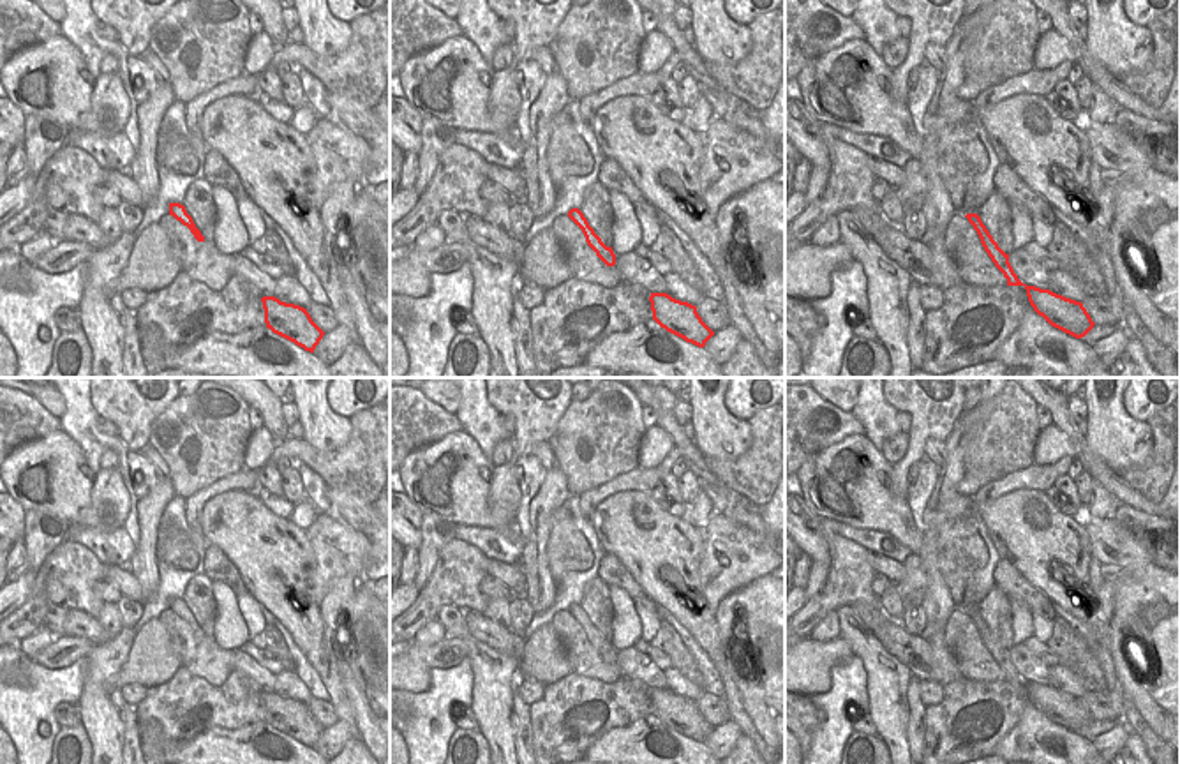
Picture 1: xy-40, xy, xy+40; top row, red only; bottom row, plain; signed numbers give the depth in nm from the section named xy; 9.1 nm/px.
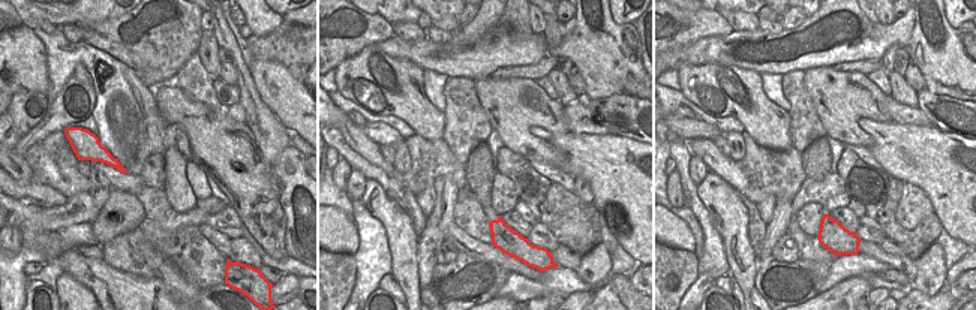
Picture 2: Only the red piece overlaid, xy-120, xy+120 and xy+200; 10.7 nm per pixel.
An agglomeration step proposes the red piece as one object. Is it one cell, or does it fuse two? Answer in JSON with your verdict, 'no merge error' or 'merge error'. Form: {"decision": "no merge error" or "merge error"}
{"decision": "no merge error"}

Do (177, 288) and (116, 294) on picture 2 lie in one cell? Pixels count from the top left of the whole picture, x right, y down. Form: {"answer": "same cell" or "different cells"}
{"answer": "different cells"}

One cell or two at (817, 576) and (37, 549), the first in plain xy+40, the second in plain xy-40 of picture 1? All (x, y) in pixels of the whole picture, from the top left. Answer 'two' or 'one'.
one

